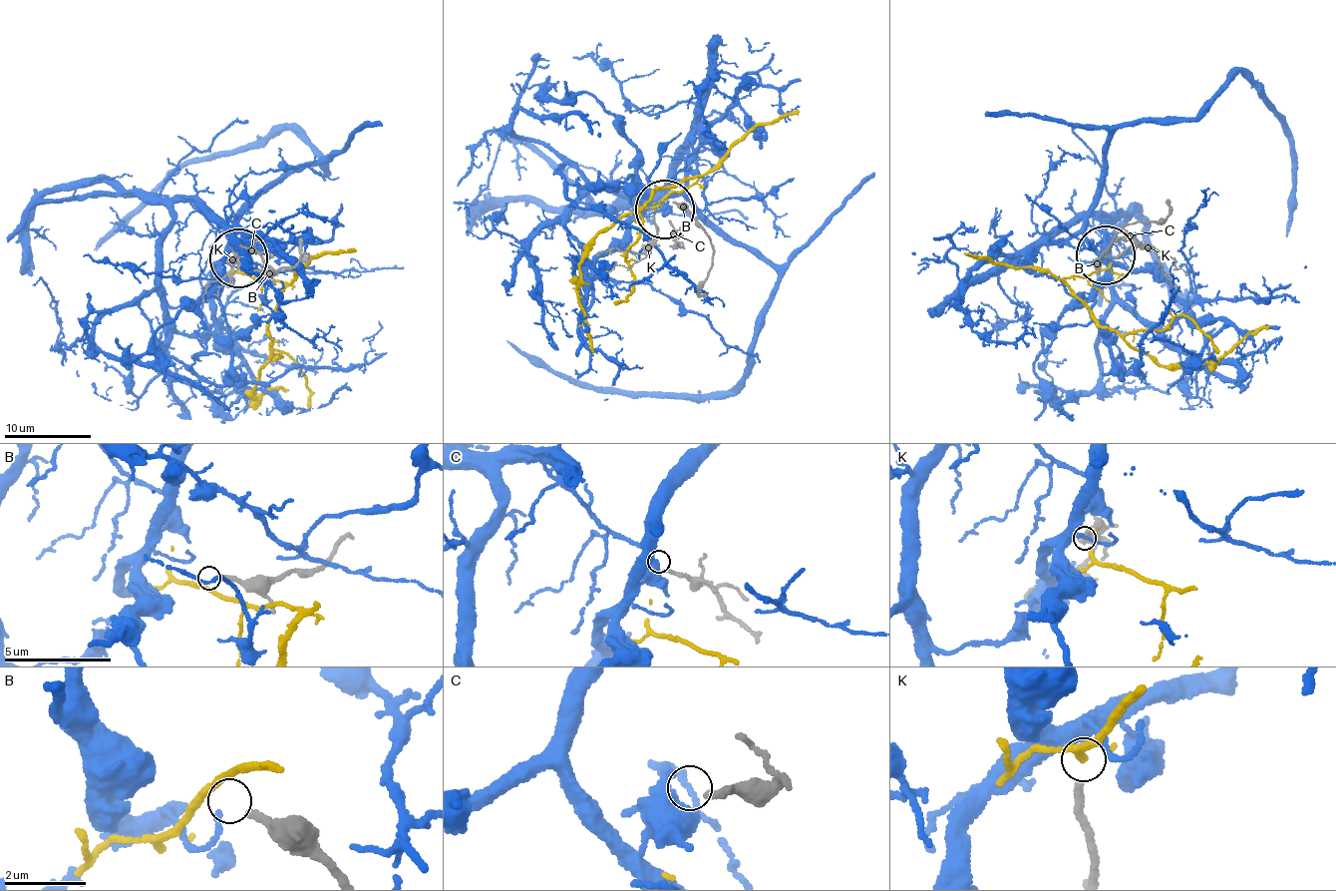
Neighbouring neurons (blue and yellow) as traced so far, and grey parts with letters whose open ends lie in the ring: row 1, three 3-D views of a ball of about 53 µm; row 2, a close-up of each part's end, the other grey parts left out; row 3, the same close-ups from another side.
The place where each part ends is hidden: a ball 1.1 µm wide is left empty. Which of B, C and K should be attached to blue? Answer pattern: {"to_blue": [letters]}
{"to_blue": ["C"]}

